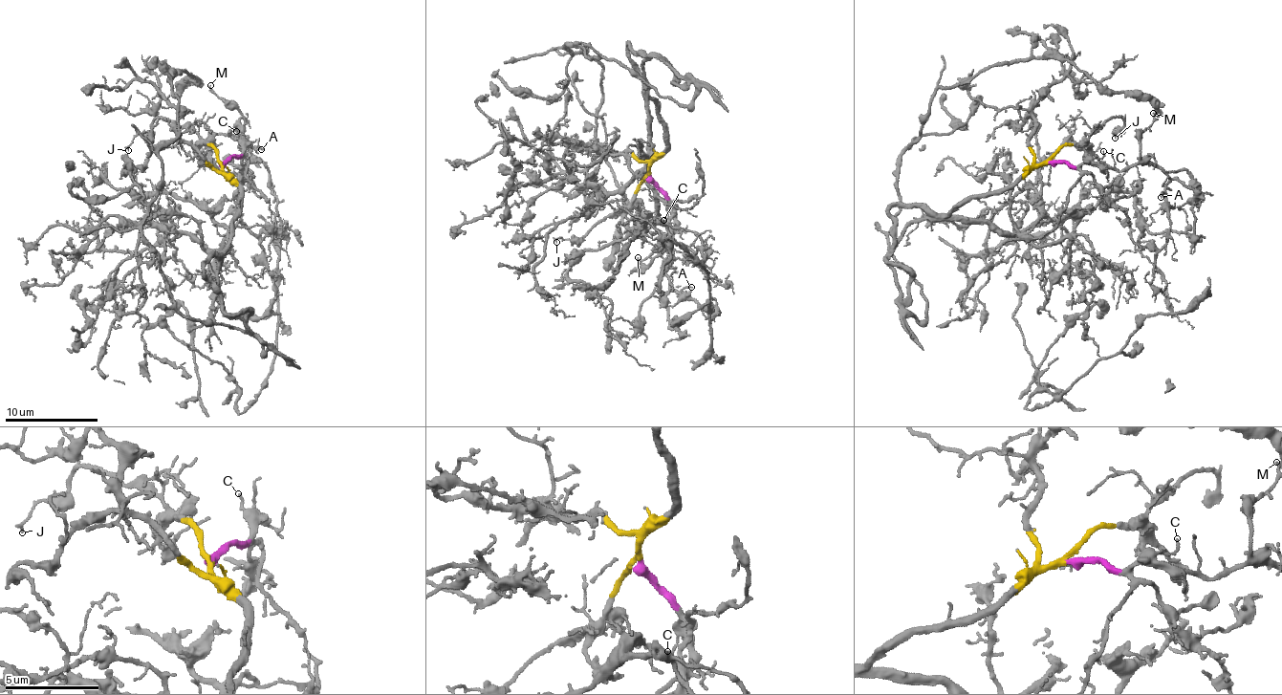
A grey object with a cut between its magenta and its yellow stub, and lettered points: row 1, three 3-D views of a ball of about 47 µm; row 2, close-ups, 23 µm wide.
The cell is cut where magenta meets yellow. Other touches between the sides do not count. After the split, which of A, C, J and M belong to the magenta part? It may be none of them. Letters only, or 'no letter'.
A, C, M

